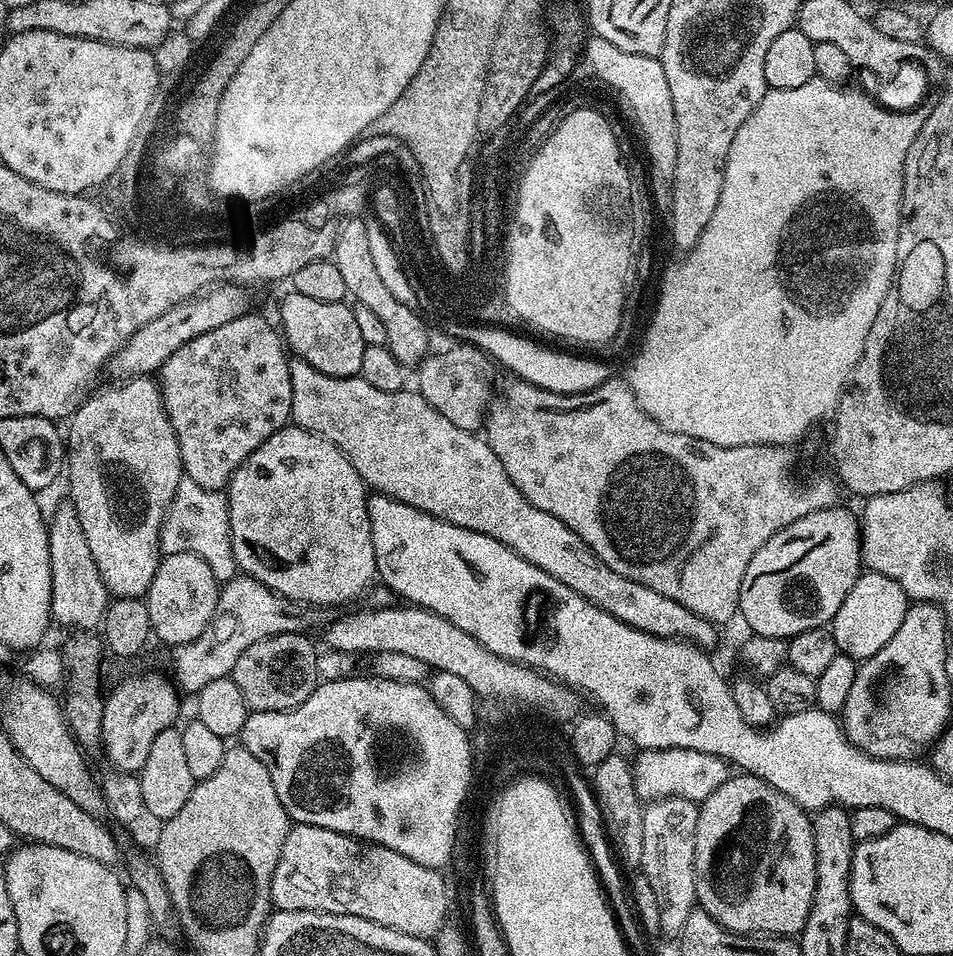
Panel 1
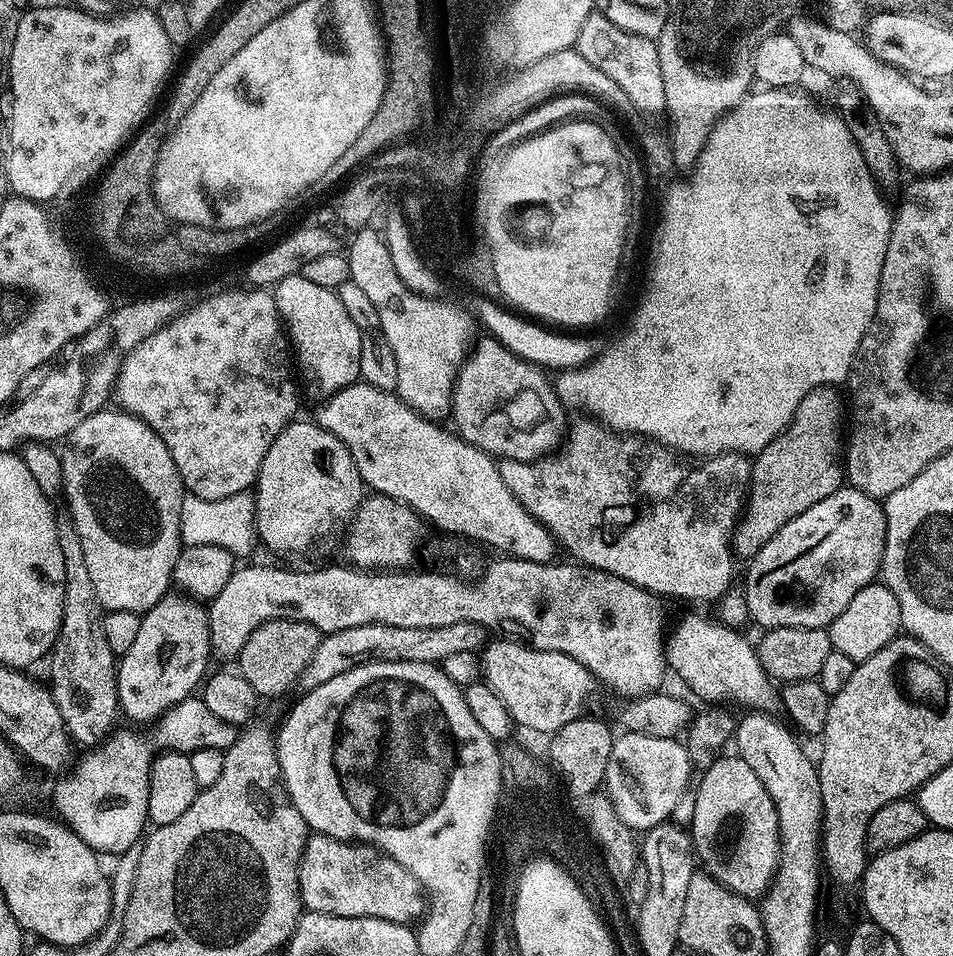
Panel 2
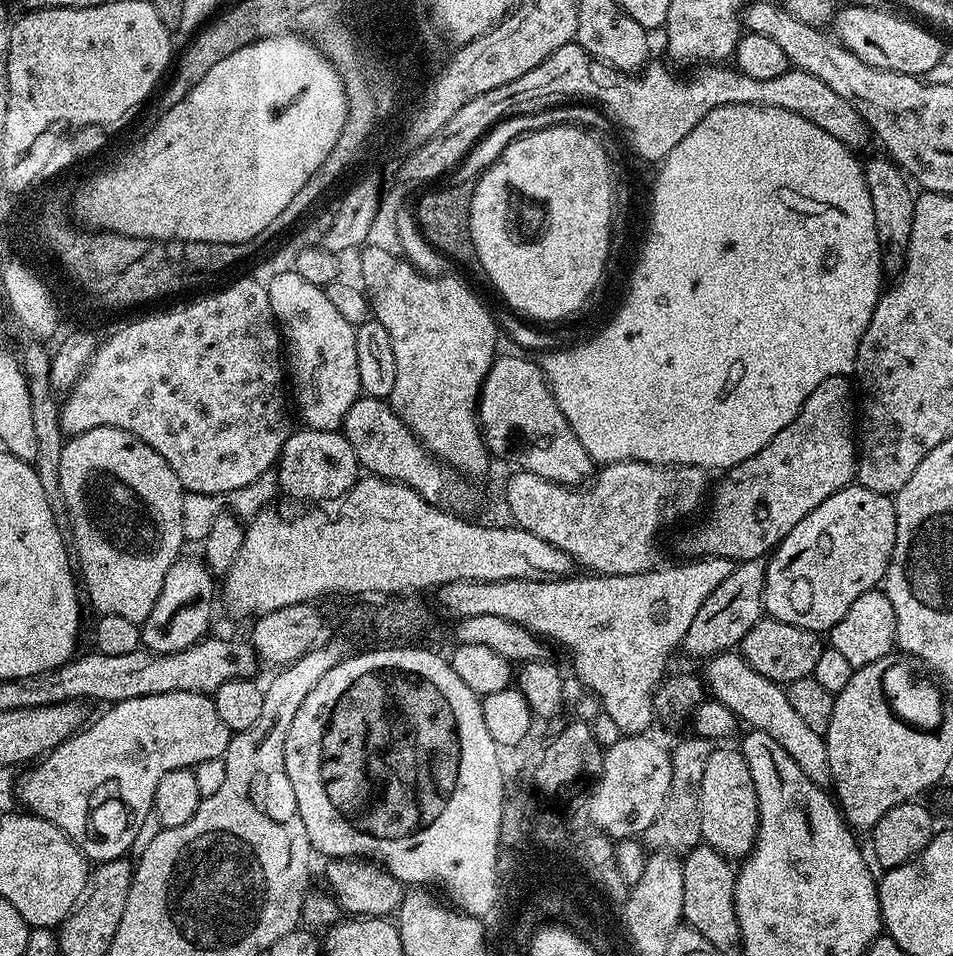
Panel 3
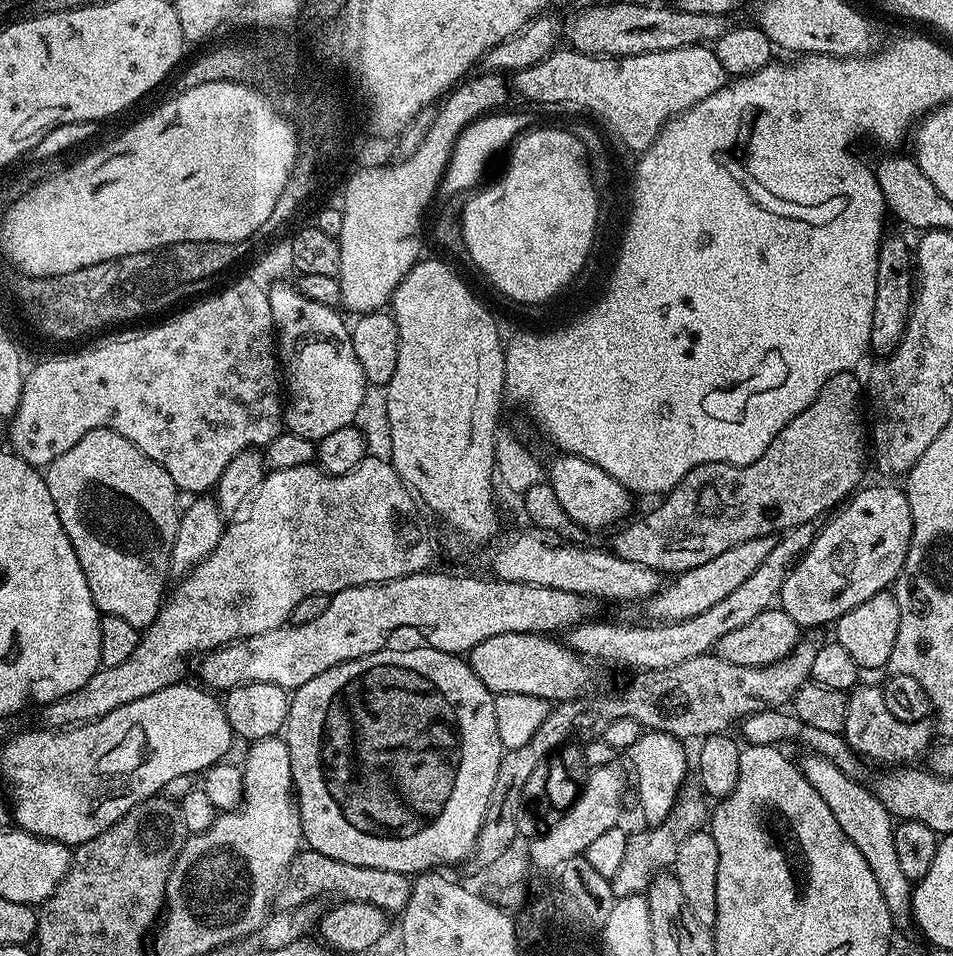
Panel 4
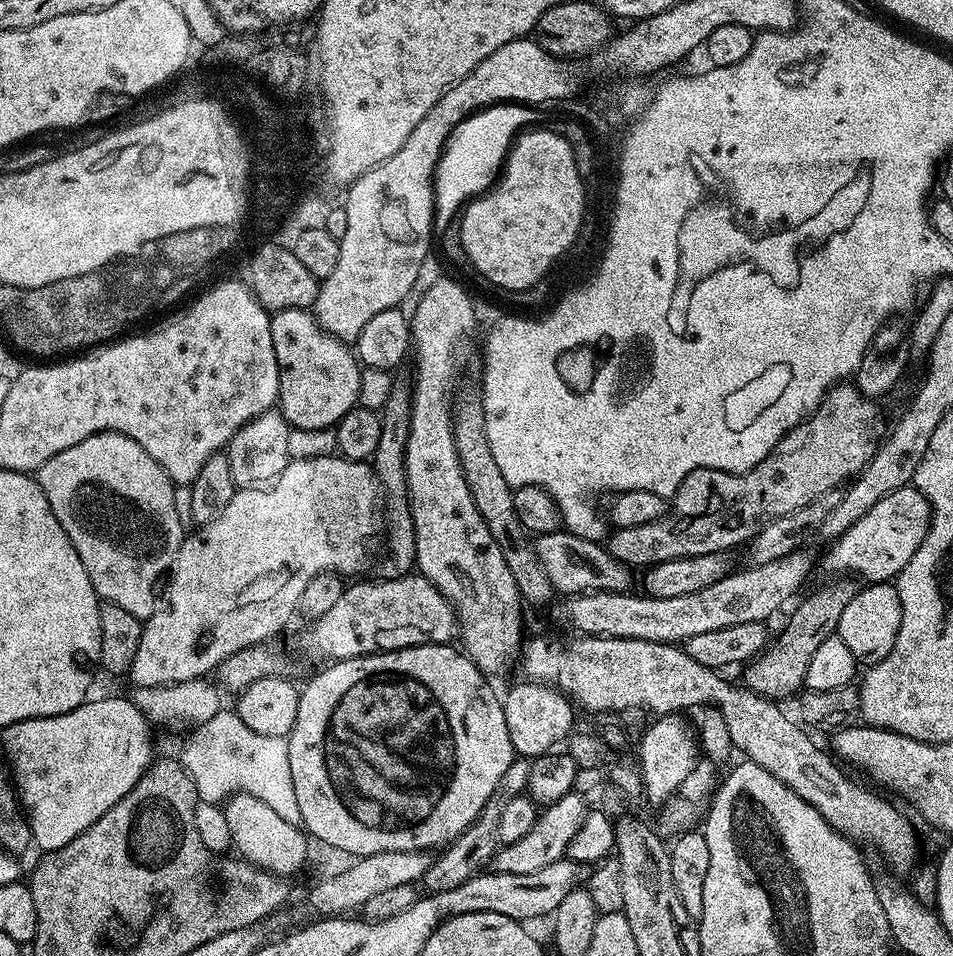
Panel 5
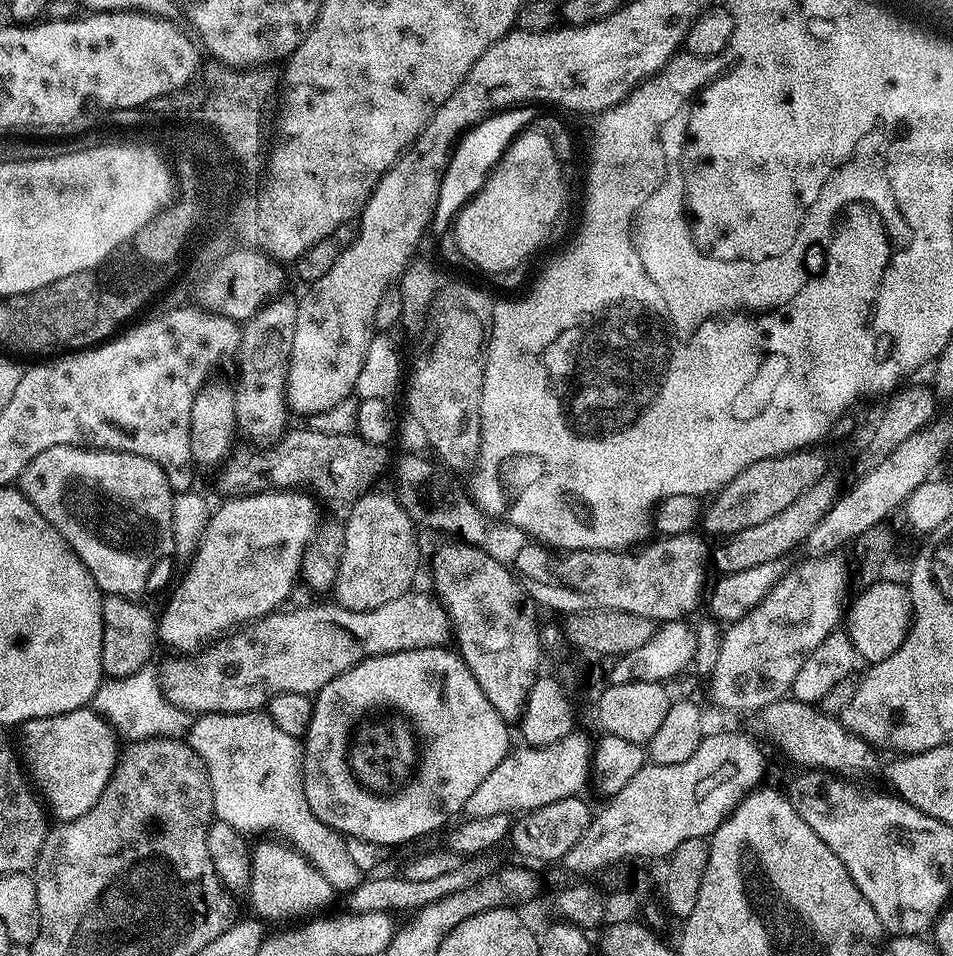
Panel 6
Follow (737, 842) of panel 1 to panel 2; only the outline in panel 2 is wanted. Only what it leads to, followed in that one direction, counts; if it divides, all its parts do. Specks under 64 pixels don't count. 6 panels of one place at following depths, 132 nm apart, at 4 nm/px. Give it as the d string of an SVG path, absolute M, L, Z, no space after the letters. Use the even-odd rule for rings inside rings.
M721 755L709 768L703 769L704 776L694 788L696 801L694 802L694 814L690 825L692 847L697 861L702 863L703 871L712 876L717 883L729 889L738 896L747 898L763 897L772 887L777 869L781 862L781 836L780 822L774 802L770 794L766 794L766 786L758 782L758 774L746 766L739 755Z

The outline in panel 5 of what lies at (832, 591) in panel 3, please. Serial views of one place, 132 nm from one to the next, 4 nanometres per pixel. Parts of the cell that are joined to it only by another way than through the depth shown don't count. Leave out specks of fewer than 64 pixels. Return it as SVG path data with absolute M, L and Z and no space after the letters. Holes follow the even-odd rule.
M914 486L899 488L894 490L894 494L886 494L886 498L870 506L870 510L866 510L866 514L862 514L862 518L858 518L858 522L850 526L850 530L831 541L832 549L828 556L832 559L835 575L844 578L851 574L861 581L864 579L864 582L891 581L900 575L918 546L922 546L931 521L932 507Z

